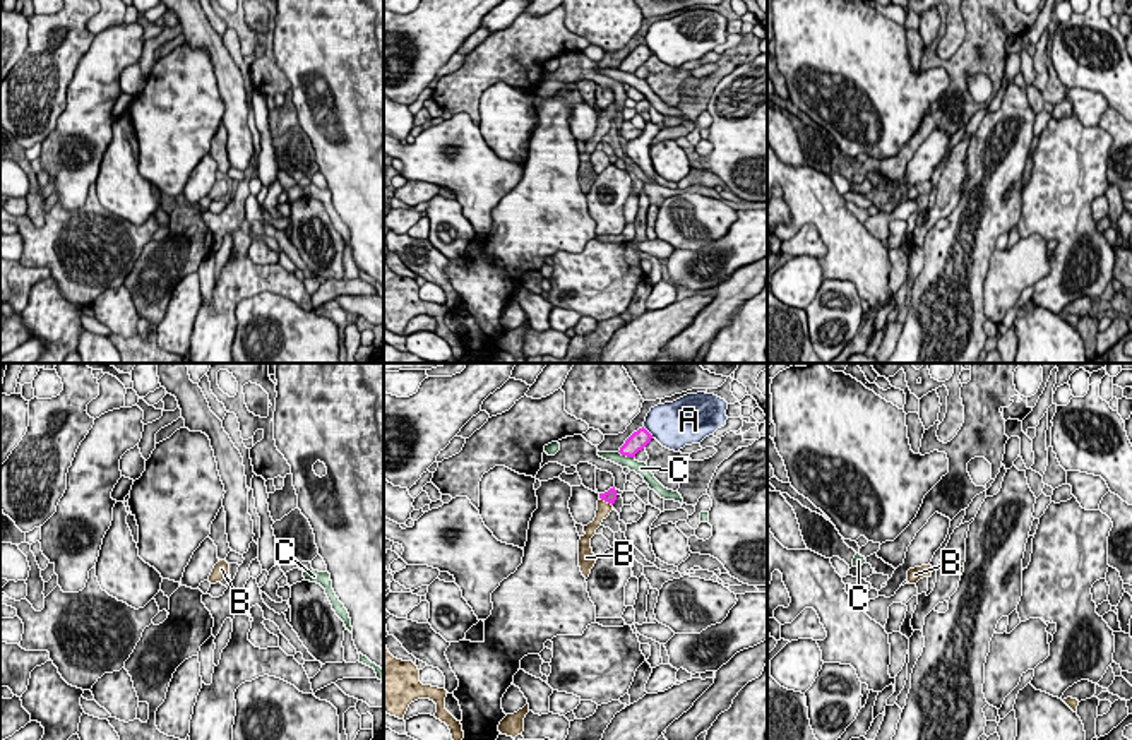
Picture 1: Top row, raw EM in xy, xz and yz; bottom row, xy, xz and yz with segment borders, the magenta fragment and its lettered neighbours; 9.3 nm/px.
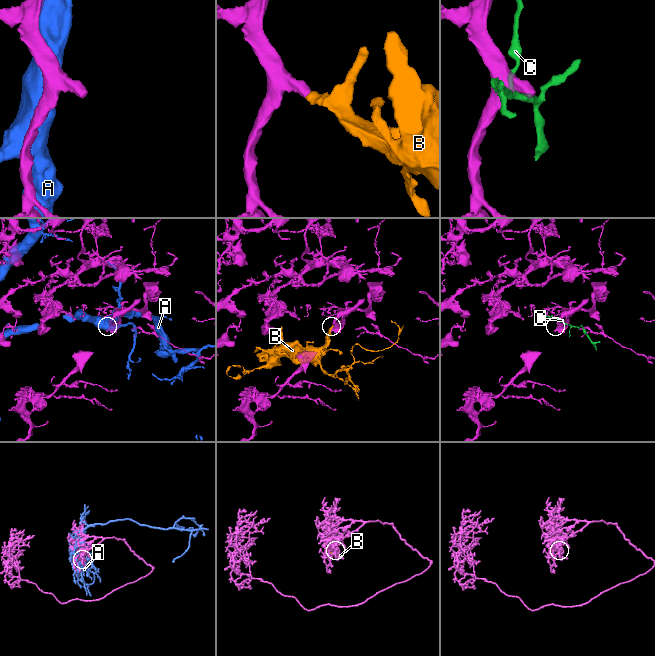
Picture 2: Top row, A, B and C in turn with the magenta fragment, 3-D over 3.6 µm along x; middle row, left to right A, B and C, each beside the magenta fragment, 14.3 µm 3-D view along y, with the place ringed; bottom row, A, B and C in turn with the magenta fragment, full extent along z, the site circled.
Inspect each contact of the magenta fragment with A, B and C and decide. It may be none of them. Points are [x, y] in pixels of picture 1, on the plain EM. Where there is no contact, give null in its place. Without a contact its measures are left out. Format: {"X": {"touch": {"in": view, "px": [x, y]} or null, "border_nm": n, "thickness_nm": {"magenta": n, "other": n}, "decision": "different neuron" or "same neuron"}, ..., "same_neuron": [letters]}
{"A": {"touch": {"in": "xz", "px": [648, 48]}, "border_nm": 150, "thickness_nm": {"magenta": 180, "other": 440}, "decision": "different neuron"}, "B": {"touch": {"in": "xz", "px": [607, 117]}, "border_nm": 150, "thickness_nm": {"magenta": 120, "other": 130}, "decision": "same neuron"}, "C": {"touch": {"in": "xz", "px": [627, 72]}, "border_nm": 170, "thickness_nm": {"magenta": 180, "other": 130}, "decision": "different neuron"}, "same_neuron": ["B"]}

